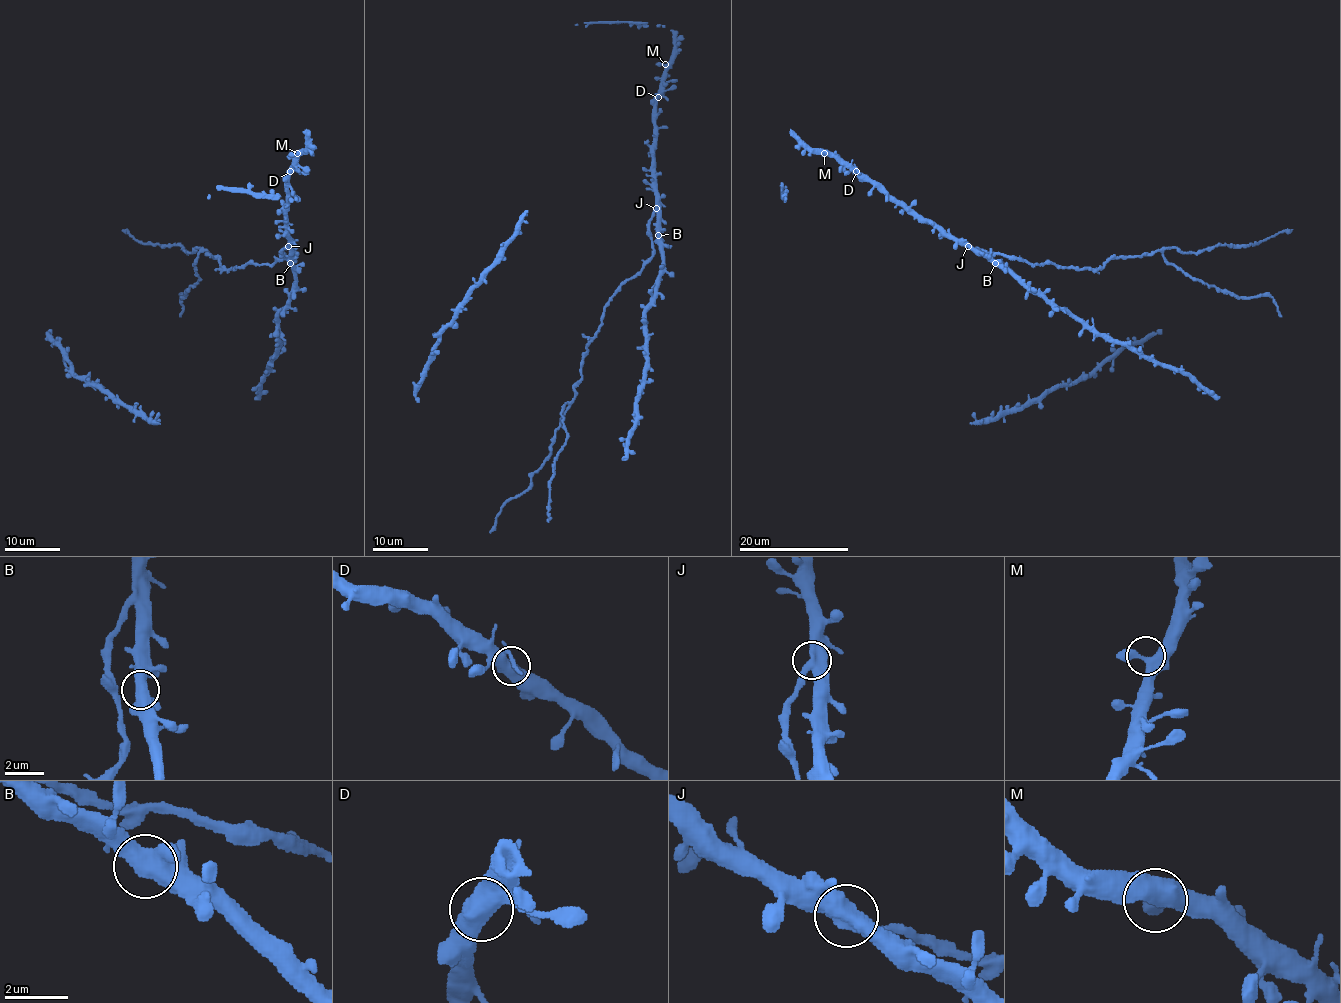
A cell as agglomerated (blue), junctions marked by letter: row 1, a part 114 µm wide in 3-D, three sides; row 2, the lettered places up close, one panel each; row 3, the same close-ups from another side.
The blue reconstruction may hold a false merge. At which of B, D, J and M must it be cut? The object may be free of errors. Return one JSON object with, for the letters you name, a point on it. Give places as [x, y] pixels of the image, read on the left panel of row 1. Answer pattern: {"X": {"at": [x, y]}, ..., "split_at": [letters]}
{"J": {"at": [288, 246]}, "split_at": ["J"]}

